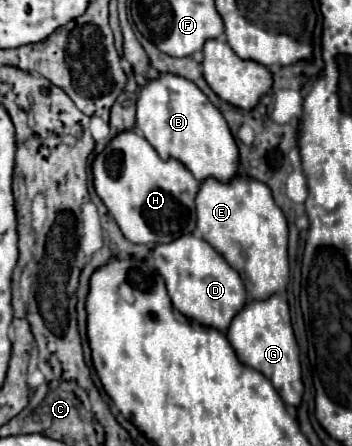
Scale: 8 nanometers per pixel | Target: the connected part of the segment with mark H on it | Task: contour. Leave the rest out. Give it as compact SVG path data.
M124 131L94 159L94 189L124 237L138 245L170 243L196 229L196 187L200 183L176 159L164 161L136 131Z

